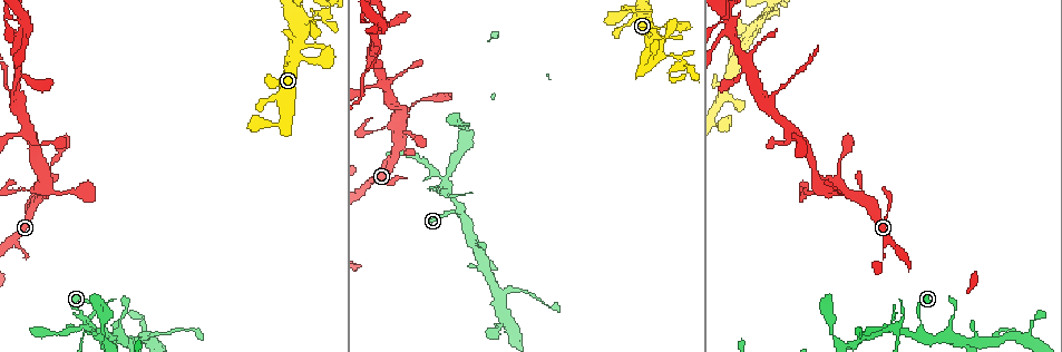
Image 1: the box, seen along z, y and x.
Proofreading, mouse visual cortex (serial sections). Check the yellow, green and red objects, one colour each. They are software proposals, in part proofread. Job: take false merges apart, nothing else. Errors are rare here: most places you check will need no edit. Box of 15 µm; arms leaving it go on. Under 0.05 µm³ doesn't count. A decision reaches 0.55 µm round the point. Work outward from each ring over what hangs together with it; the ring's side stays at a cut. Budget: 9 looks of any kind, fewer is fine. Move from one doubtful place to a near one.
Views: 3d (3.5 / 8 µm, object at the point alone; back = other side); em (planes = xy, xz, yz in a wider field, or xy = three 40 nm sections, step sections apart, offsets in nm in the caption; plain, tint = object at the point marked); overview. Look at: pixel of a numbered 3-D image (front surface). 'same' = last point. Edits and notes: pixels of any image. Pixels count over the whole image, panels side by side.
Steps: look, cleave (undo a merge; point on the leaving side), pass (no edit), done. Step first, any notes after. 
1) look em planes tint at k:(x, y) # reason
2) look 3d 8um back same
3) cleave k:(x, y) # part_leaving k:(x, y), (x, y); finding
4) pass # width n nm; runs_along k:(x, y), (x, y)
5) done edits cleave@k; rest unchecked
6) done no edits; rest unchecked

look 3d 8um at 1:(678, 60) # abrupt turn

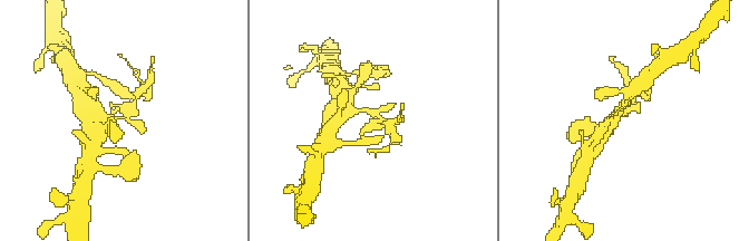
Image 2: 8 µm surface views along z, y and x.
look em xy step 3 tint at 2:(621, 116) # now the EM

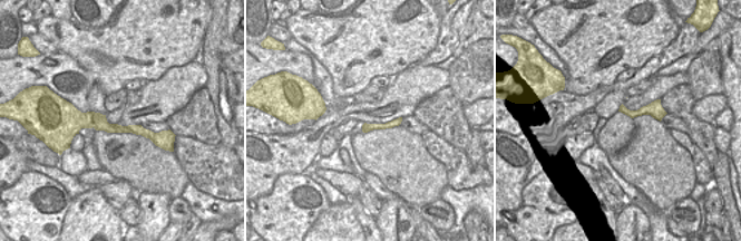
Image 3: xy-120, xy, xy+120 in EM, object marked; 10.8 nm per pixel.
cleave 2:(634, 107) # width 100 nm; part_leaving 2:(361, 109), (386, 128); a second cell is stuck on

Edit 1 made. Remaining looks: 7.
look overview

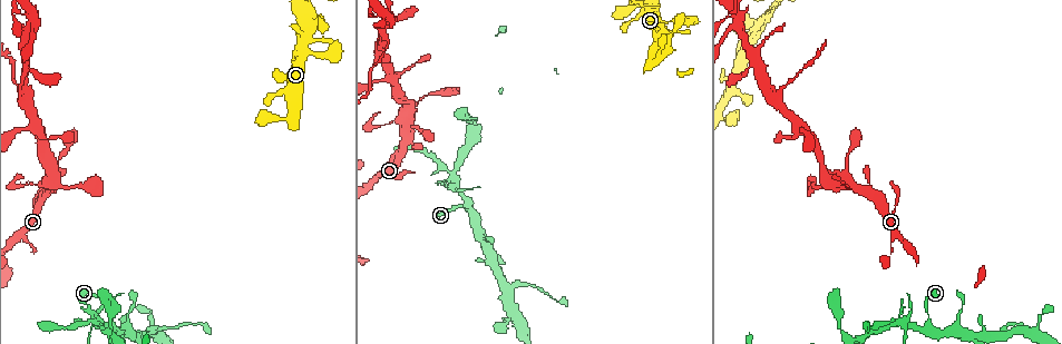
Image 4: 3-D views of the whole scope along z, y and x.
look 3d 8um at 4:(26, 96)

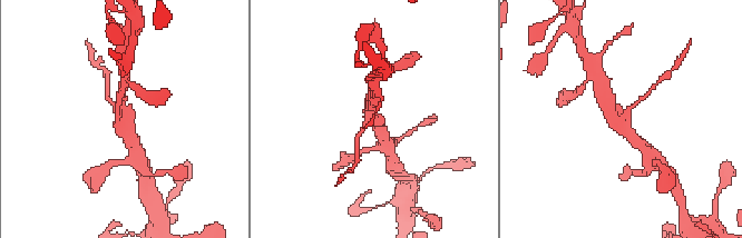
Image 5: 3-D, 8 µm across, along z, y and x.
look 3d 3.5um at 5:(125, 122)

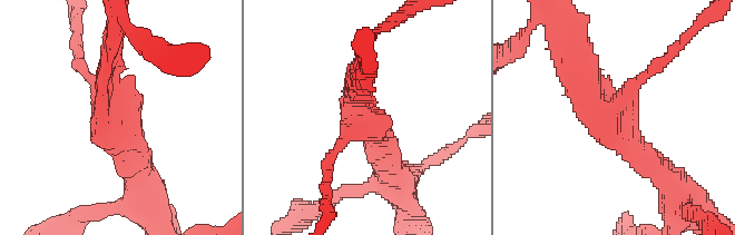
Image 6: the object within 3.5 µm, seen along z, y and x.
look em xy step 5 tint at 6:(117, 113)

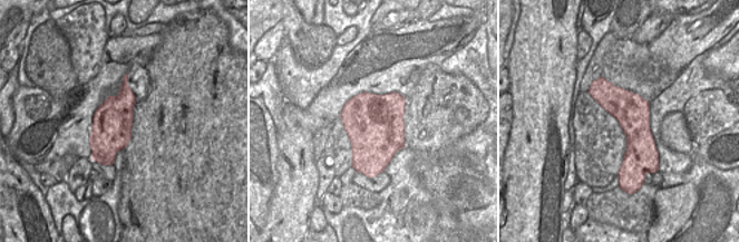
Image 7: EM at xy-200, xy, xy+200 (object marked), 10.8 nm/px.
pass # runs_along 6:(659, 172), (582, 62); all the same cell

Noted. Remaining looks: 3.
look 3d 3.5um at 4:(25, 185) # thin neck

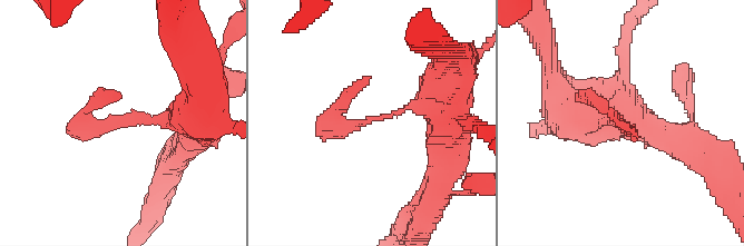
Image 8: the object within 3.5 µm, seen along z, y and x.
look em planes tint at 8:(373, 116) # shape alone is not enough

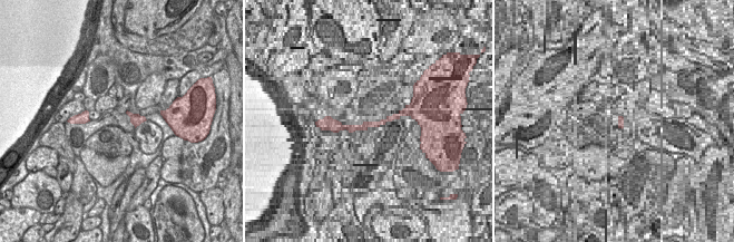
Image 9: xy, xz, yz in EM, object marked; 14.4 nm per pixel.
pass # runs_along 8:(199, 119), (92, 126), (97, 101); all the same cell

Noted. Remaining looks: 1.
done edits cleave@2; rest unchecked

